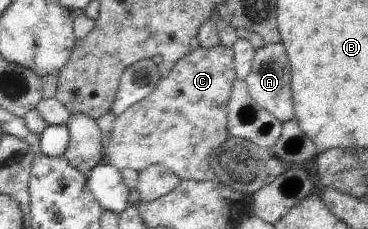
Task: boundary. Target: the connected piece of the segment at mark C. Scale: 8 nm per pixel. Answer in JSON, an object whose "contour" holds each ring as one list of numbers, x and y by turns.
{"contour":[[225,45,211,50,199,47,177,61,171,72,161,77,157,88,115,117,110,140,105,144,105,165,135,170,151,164,165,164,181,179,217,180,213,158,227,140,229,101,236,72,233,50]]}

